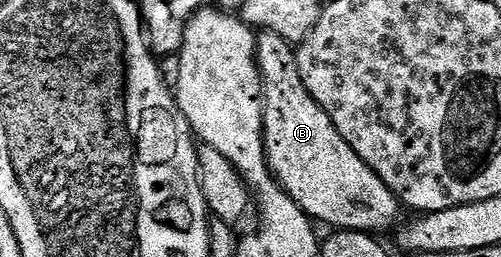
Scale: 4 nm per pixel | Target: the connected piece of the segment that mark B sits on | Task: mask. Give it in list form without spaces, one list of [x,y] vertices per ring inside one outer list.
[[[261,33],[256,39],[256,70],[260,73],[260,92],[264,103],[264,155],[272,177],[281,189],[313,223],[325,222],[332,226],[328,228],[333,231],[359,230],[362,234],[372,234],[376,230],[391,231],[401,221],[400,201],[356,155],[354,148],[342,140],[330,116],[314,101],[310,92],[306,92],[306,84],[302,84],[302,76],[298,72],[293,43],[282,40],[282,36]]]

